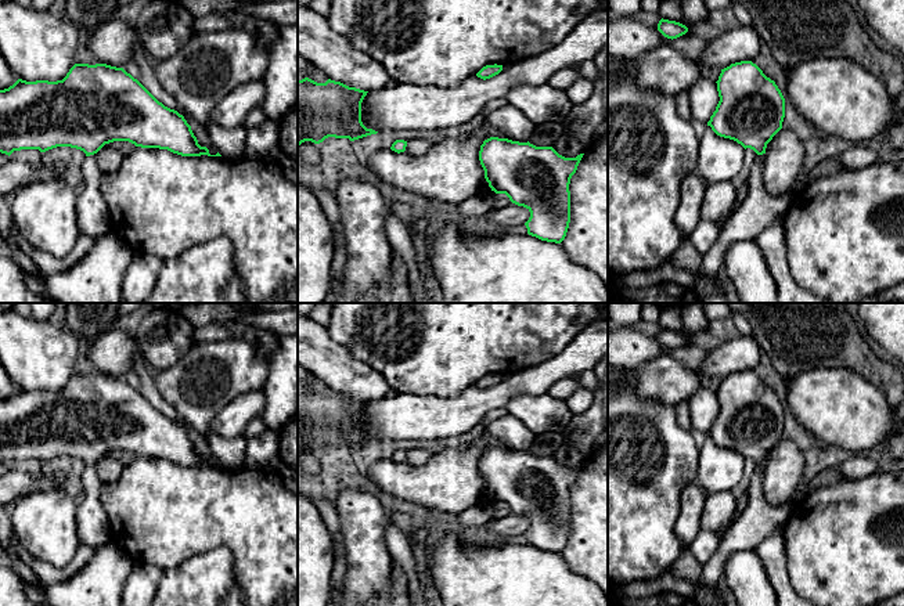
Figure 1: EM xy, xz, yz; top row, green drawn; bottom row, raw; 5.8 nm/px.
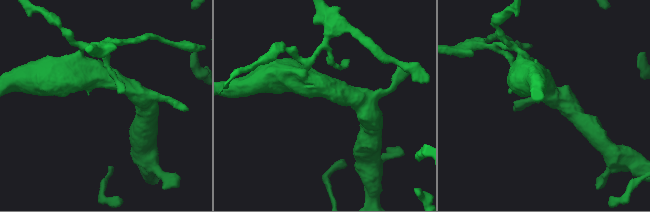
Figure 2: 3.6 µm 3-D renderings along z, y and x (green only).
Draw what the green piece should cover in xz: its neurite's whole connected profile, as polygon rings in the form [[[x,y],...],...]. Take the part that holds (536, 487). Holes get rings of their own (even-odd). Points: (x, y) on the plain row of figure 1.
[[[490,447],[480,455],[479,470],[491,501],[505,504],[512,513],[530,522],[530,527],[525,533],[527,544],[541,551],[561,553],[570,533],[569,494],[583,465],[565,468],[552,457],[536,457],[529,451]]]

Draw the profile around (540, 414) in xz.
[[[516,396],[505,404],[508,414],[518,418],[536,436],[562,433],[573,418],[563,400],[552,396]]]

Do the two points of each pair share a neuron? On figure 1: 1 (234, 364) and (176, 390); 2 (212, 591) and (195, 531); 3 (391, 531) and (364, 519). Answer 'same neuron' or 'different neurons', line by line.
1: same neuron
2: different neurons
3: different neurons

